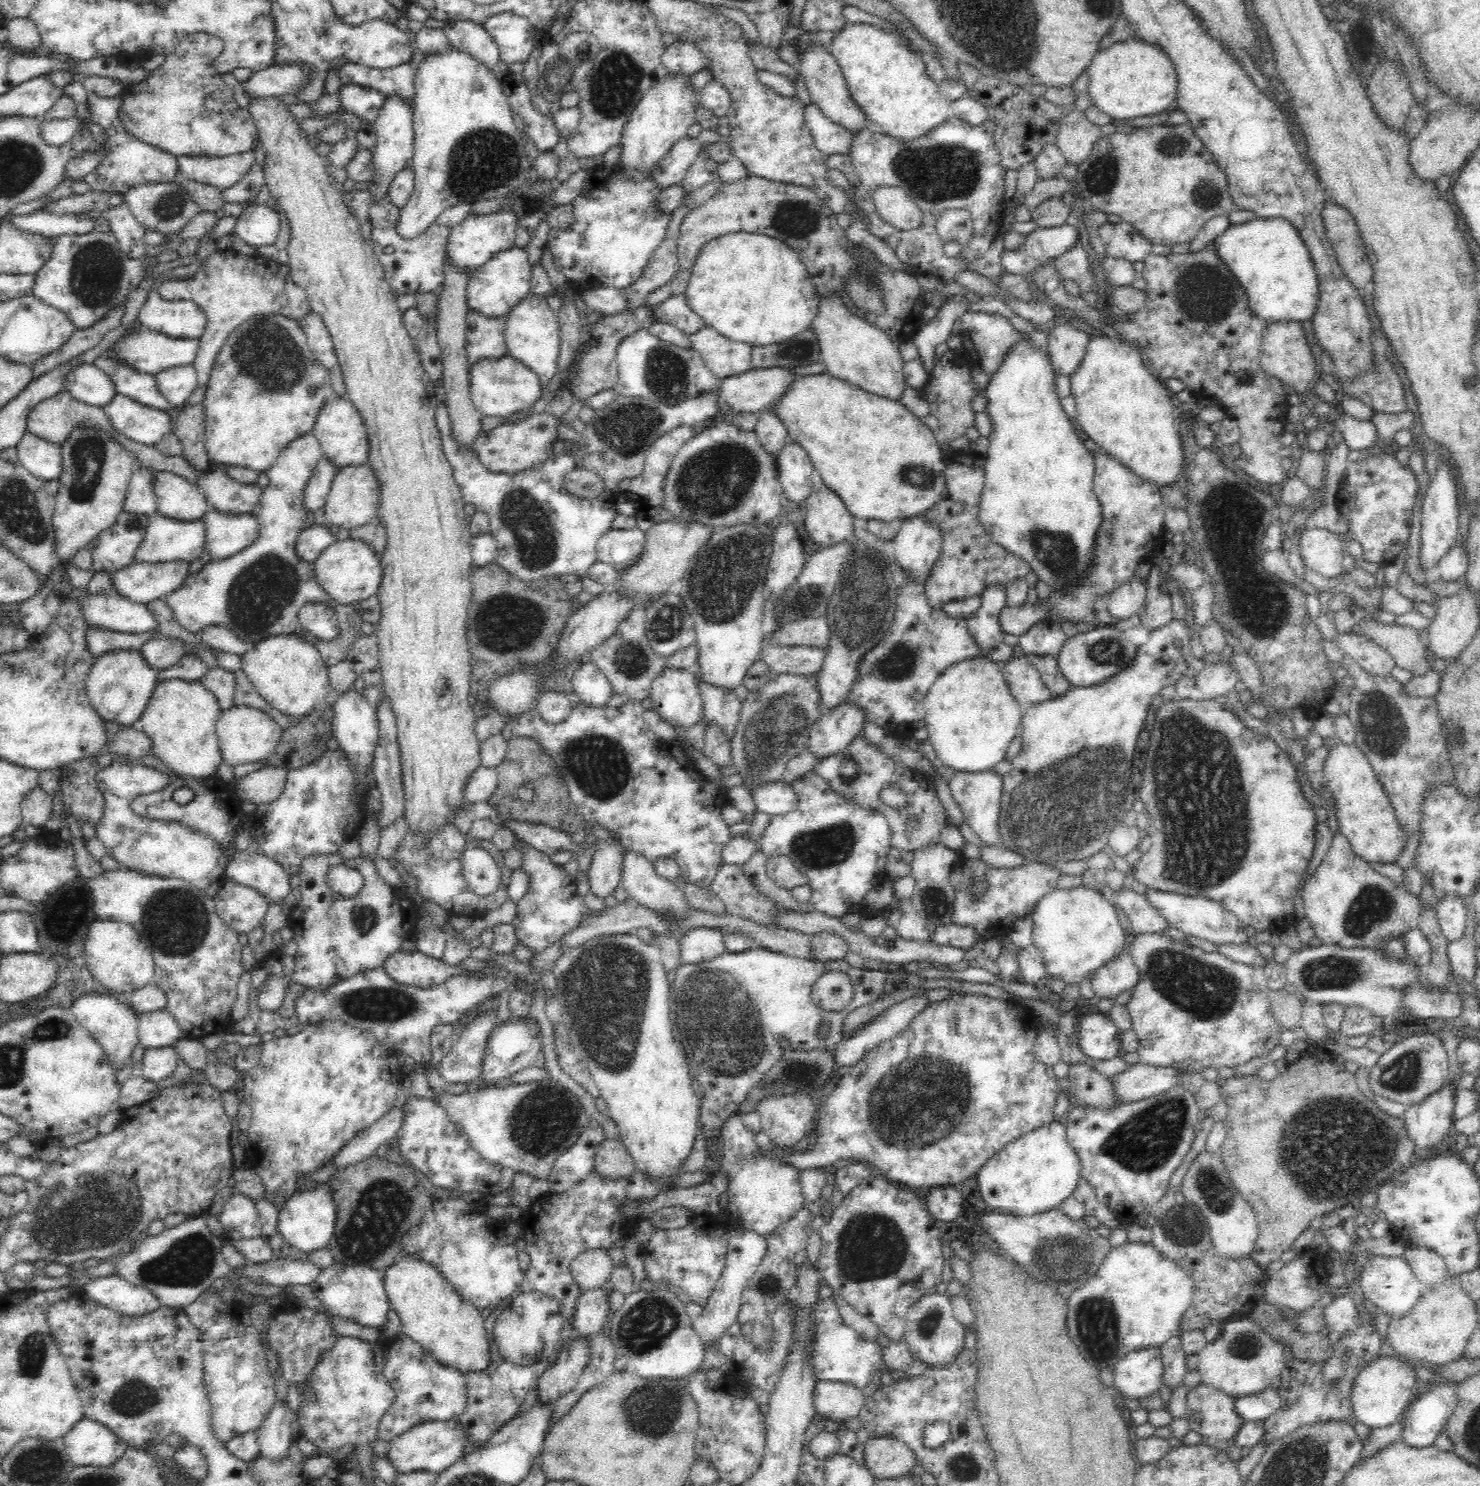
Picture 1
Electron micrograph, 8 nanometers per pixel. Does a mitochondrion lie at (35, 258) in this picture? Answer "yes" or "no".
no

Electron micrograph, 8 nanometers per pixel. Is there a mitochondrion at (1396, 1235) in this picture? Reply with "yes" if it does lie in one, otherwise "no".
no

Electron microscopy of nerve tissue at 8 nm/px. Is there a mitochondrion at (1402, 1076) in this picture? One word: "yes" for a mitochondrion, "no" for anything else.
yes

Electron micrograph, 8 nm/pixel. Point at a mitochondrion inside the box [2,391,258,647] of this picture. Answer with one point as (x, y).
(88, 452)

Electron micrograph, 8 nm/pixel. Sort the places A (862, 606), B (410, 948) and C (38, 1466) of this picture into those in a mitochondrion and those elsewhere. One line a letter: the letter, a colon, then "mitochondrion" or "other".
A: mitochondrion
B: other
C: mitochondrion

